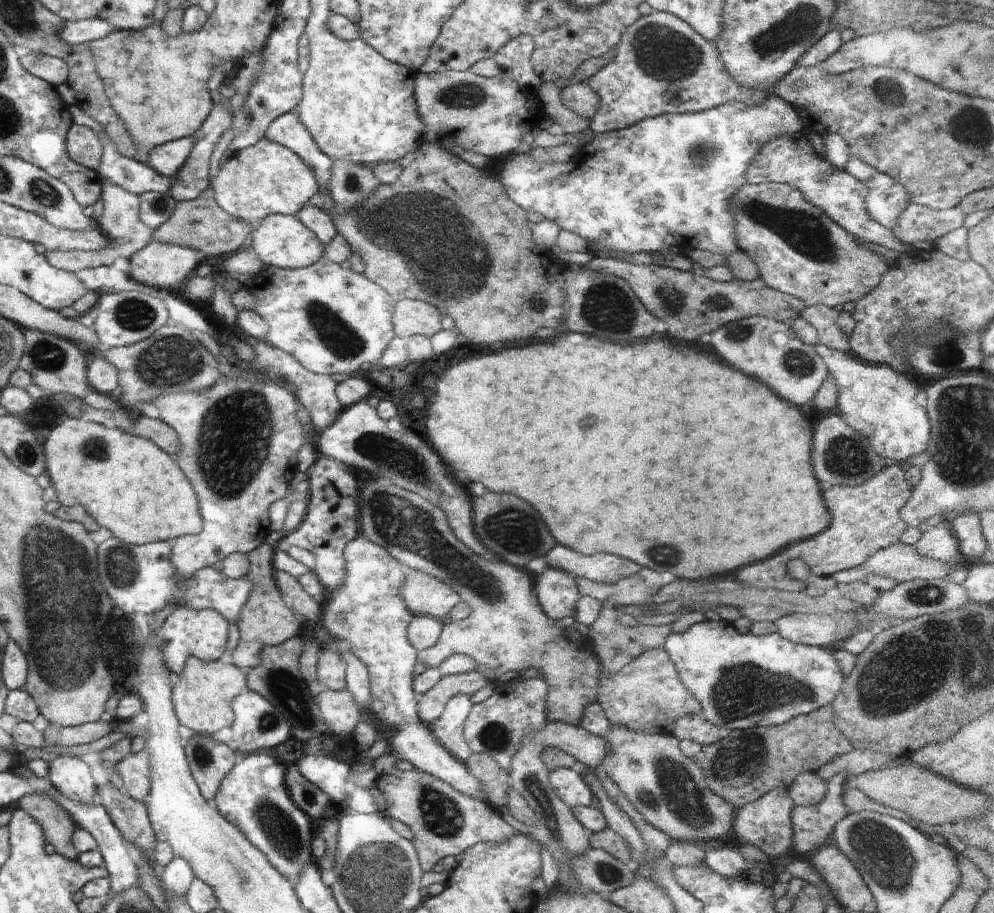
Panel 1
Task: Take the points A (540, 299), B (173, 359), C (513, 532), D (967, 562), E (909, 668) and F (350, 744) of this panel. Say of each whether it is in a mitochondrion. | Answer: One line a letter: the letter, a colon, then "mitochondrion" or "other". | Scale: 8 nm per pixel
A: mitochondrion
B: mitochondrion
C: mitochondrion
D: other
E: mitochondrion
F: other

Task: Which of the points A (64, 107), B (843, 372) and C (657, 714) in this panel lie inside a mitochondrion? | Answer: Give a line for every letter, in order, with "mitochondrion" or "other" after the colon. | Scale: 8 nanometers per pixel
A: other
B: other
C: other

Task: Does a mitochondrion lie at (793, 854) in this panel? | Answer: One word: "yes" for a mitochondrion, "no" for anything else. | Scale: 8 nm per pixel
no

